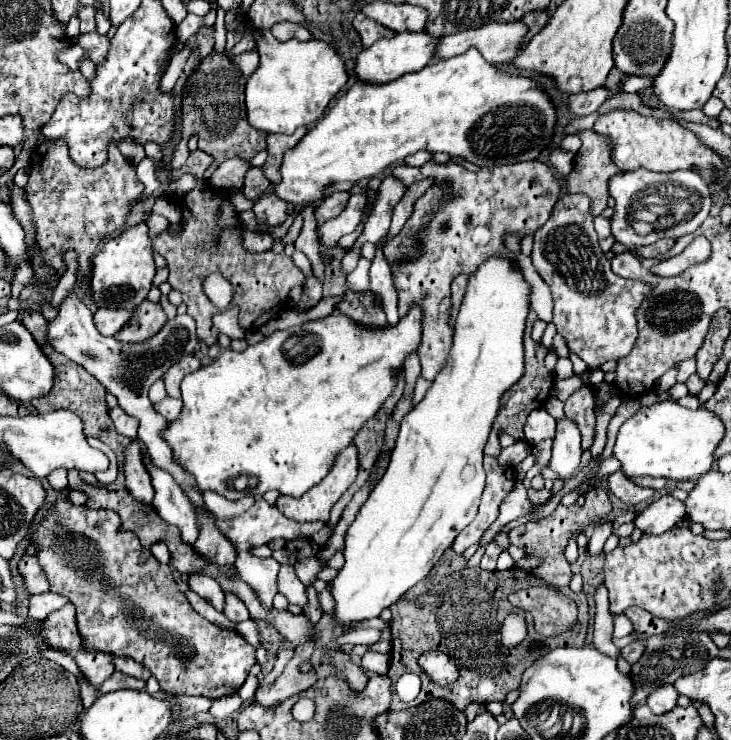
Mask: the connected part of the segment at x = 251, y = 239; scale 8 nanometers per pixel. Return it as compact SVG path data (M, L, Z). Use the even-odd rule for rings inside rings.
M244 230L244 246L248 250L254 250L254 252L264 252L264 250L272 248L272 238L270 236L260 236L260 234L250 232L250 230Z

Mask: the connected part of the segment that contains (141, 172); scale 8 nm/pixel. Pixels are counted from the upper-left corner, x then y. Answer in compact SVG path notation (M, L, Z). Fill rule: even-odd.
M145 157L136 166L136 175L138 179L144 184L145 189L144 192L140 195L140 198L136 199L135 204L153 195L154 191L156 191L160 185L155 177L154 161L148 157Z

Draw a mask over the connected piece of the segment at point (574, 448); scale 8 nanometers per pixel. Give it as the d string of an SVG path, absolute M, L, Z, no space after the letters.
M568 418L560 420L560 424L556 426L550 468L560 478L570 478L572 474L576 474L580 466L580 454L582 454L582 448L580 448L578 428Z

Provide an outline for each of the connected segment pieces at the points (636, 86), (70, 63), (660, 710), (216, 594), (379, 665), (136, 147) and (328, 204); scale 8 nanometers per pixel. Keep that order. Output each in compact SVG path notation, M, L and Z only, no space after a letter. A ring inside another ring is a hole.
M624 76L620 82L622 92L640 92L644 88L650 88L652 78L638 78L638 76Z
M74 44L74 46L72 46L72 48L68 48L66 52L62 52L62 54L58 56L58 60L60 60L60 62L64 62L70 70L78 70L82 56L84 56L84 50L80 48L80 44Z
M662 684L646 698L646 704L654 714L666 714L676 706L676 698L678 698L676 688L672 684Z
M192 576L190 578L190 588L204 600L208 600L218 612L224 610L224 590L214 578L208 576Z
M366 652L366 656L362 656L362 668L376 672L376 674L386 674L388 672L388 656L380 654L380 652Z
M124 138L124 140L118 142L118 148L120 148L122 156L126 156L132 164L138 164L138 162L144 158L144 148L142 148L142 144L138 144L136 140Z
M334 192L332 196L324 198L324 200L316 206L316 212L314 212L318 226L322 226L328 218L338 216L338 214L344 210L344 206L346 206L348 196L350 196L348 192Z

